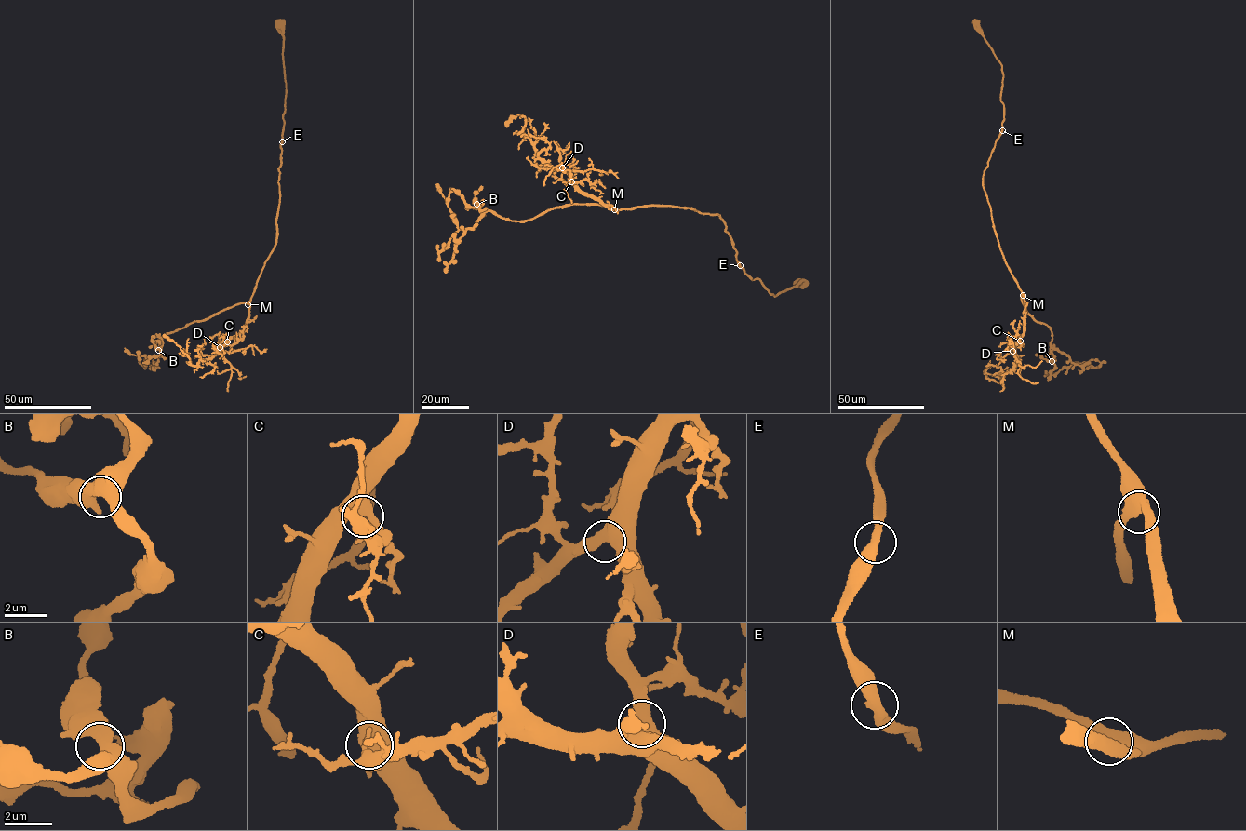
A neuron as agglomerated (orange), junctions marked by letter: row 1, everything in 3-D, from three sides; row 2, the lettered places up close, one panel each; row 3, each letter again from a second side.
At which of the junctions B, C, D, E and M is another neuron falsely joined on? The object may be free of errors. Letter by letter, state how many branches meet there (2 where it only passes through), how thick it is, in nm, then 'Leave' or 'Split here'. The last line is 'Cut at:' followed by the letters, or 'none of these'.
B: Branches: 2. Thickness 600 nm. Leave
C: Branches: 2. Thickness 600 nm. Leave
D: Branches: 2. Thickness 550 nm. Leave
E: Branches: 2. Thickness 460 nm. Leave
M: Branches: 2. Thickness 550 nm. Leave
Cut at: none of these

